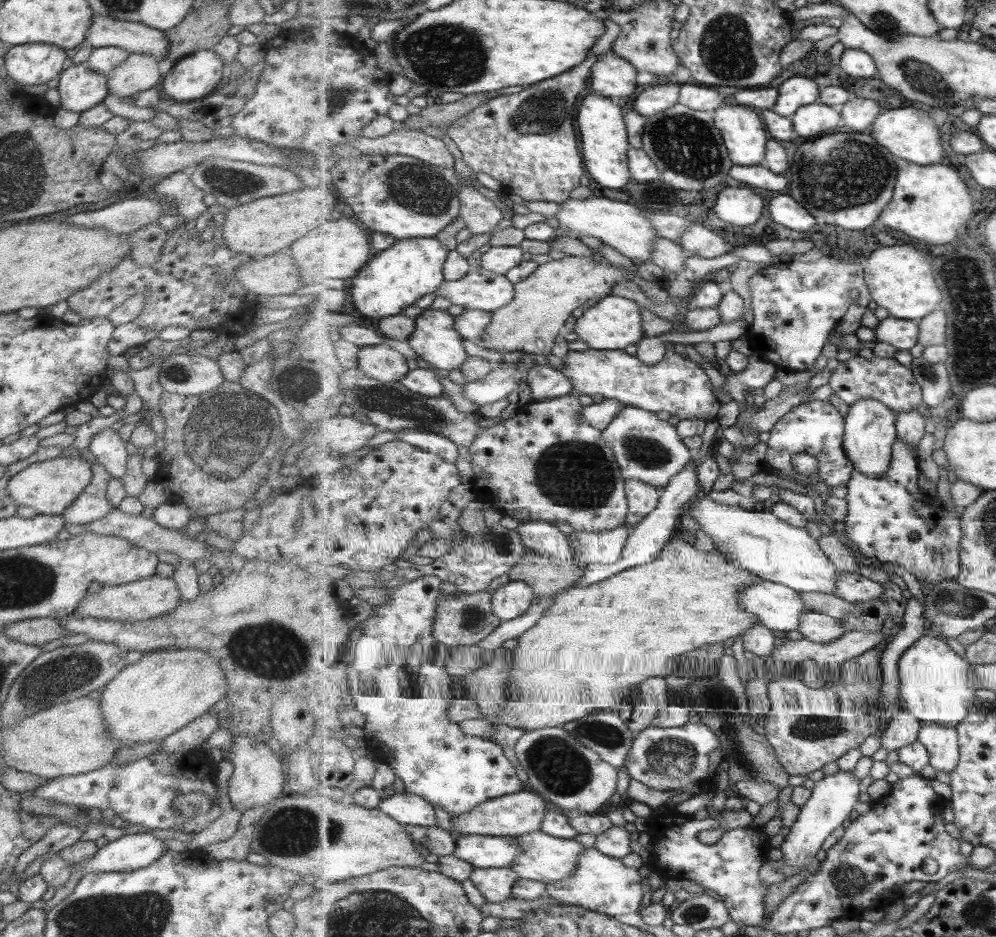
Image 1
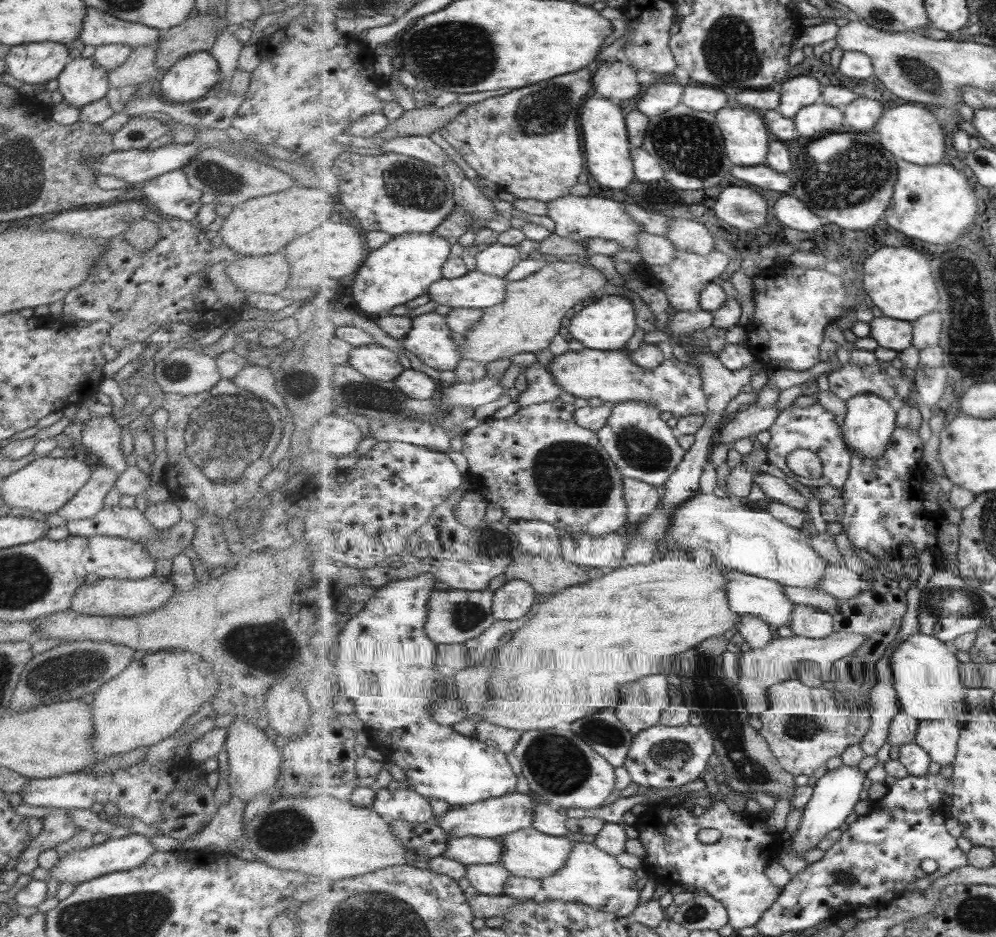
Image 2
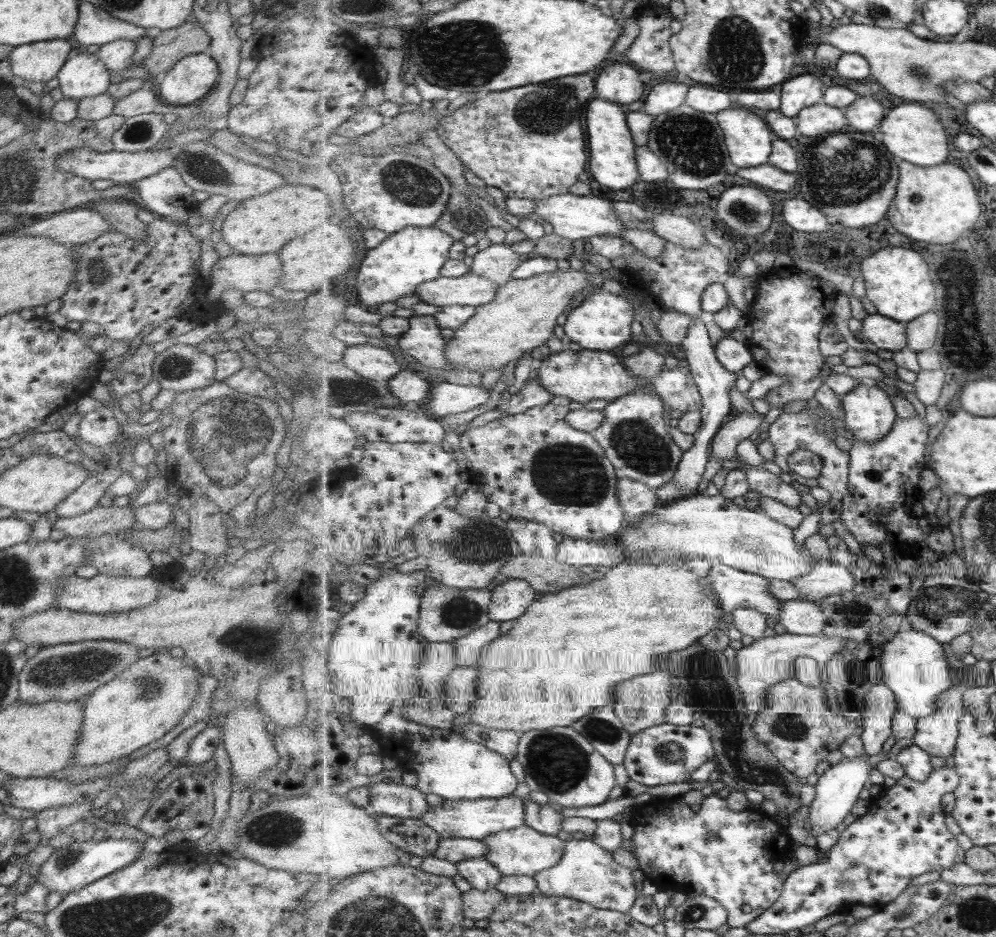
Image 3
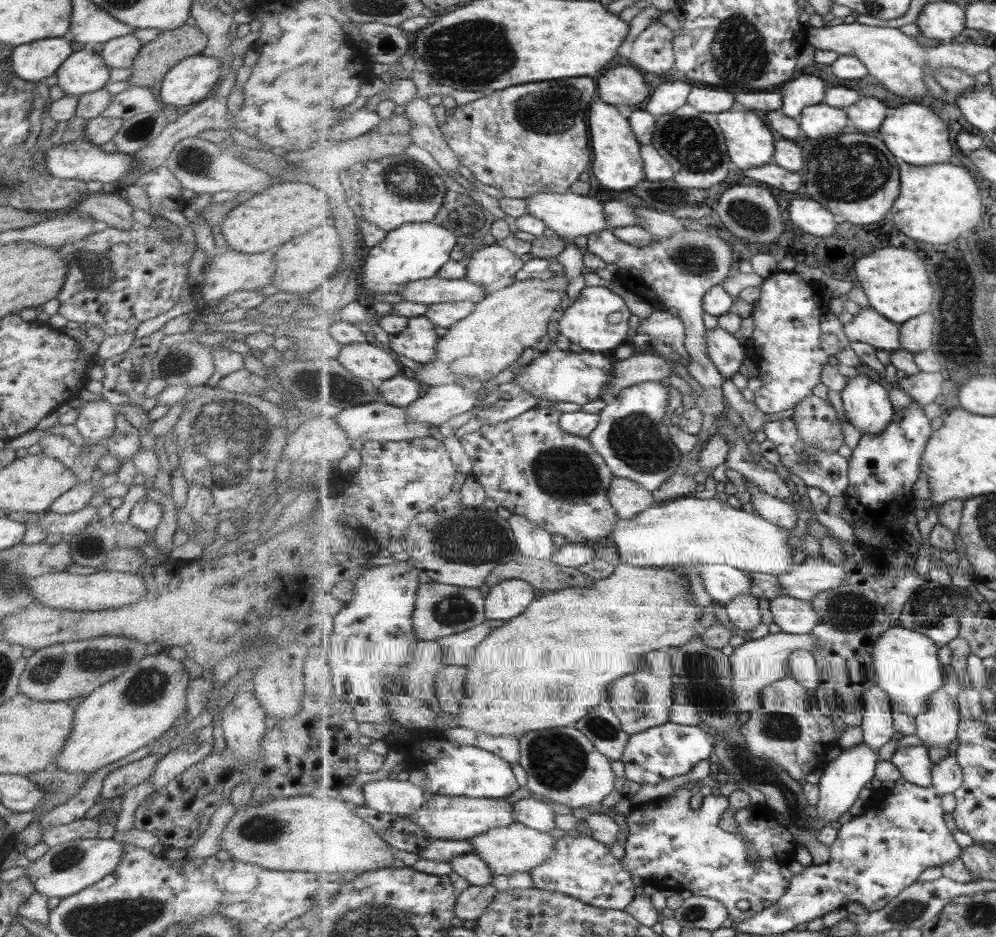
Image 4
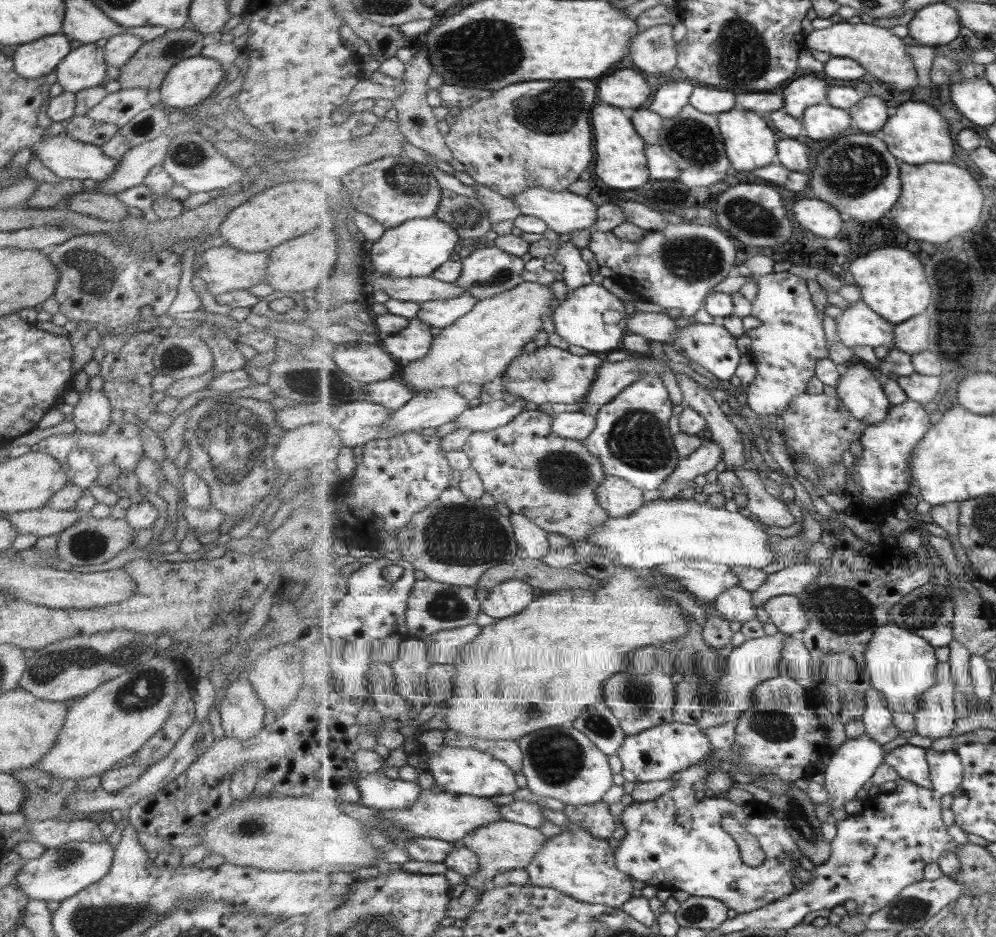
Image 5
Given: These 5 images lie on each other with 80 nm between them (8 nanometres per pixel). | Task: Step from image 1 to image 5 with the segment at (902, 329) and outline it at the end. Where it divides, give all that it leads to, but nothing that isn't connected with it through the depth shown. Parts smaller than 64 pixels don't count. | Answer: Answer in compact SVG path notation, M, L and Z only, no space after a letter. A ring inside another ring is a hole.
M863 300L849 303L835 319L839 338L849 349L855 346L895 347L895 324L873 312Z

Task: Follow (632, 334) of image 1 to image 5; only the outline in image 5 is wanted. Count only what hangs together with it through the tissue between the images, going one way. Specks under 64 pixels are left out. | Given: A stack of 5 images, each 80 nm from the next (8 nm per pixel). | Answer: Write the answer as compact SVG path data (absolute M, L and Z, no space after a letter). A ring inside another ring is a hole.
M588 284L577 290L568 290L566 299L555 307L551 313L555 331L568 344L587 349L590 353L617 351L622 349L622 340L626 335L629 314L621 299L611 294L607 288L600 284ZM615 310L620 313L620 320L615 324L605 322L605 312Z

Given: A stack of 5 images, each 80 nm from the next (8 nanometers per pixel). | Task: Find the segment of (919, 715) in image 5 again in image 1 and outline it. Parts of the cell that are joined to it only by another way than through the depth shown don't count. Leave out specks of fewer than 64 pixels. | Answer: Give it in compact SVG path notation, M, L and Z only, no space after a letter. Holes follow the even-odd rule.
M942 724L921 727L918 741L931 753L930 765L938 772L951 774L961 760L958 727Z

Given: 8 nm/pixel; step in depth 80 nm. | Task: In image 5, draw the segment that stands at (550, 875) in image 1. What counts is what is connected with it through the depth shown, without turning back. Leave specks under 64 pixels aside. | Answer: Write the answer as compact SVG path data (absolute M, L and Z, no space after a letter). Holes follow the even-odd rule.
M495 822L487 824L475 832L471 832L462 840L463 844L477 853L480 869L472 875L466 876L464 884L471 888L494 886L494 878L499 873L516 868L526 868L534 856L546 846L546 840L537 828L529 828L515 822Z

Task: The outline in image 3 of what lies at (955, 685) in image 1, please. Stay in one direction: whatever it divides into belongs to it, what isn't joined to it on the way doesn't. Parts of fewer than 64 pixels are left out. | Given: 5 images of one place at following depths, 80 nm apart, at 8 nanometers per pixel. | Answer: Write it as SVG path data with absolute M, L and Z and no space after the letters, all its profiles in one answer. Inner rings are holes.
M908 627L886 642L885 652L881 655L883 683L894 692L898 710L917 719L938 711L938 696L951 690L953 685L950 669L943 644L934 636Z

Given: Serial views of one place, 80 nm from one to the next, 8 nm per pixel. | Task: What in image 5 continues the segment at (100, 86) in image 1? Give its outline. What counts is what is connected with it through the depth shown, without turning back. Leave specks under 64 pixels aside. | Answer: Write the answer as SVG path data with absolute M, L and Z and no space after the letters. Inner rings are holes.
M81 43L63 56L55 68L57 84L62 91L75 93L100 86L106 76L104 48L94 43Z

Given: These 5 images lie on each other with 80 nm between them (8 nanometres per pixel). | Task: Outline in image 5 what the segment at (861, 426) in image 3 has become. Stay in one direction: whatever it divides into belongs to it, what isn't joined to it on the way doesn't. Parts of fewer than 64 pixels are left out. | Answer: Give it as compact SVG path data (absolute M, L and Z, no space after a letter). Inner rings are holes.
M858 360L848 364L847 370L839 379L836 390L840 399L850 409L856 419L862 420L867 426L882 423L890 412L891 401L887 398L883 379L869 365Z

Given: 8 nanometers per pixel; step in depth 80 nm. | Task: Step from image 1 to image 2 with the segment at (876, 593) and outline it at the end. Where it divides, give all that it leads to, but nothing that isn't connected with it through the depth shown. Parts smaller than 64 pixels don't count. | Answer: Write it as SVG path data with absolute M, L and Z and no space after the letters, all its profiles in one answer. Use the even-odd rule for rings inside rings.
M829 565L823 582L819 584L819 590L835 597L839 600L851 600L857 594L863 594L865 590L873 587L867 581L861 580L861 576L857 572L851 572L844 565L833 566Z

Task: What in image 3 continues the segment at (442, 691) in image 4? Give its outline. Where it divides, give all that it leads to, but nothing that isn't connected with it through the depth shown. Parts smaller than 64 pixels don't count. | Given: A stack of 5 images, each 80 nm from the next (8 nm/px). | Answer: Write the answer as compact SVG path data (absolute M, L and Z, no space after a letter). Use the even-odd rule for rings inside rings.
M457 667L445 682L447 708L454 714L467 714L472 707L472 702L477 700L477 667Z

